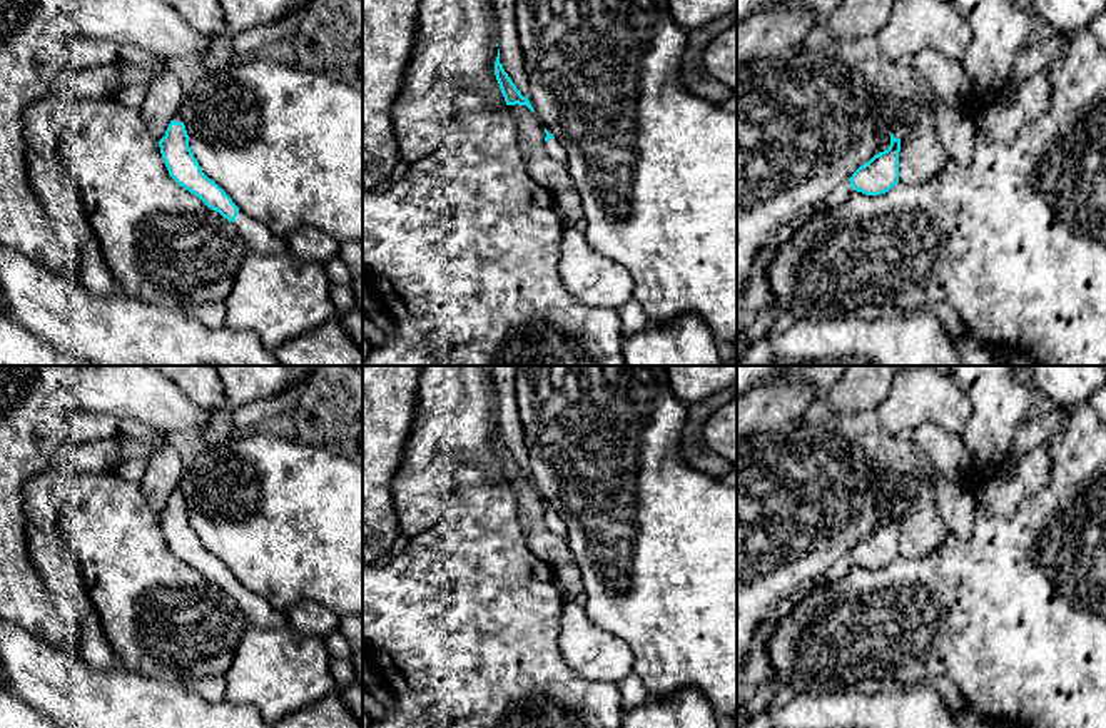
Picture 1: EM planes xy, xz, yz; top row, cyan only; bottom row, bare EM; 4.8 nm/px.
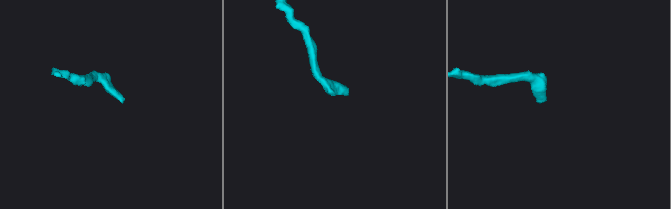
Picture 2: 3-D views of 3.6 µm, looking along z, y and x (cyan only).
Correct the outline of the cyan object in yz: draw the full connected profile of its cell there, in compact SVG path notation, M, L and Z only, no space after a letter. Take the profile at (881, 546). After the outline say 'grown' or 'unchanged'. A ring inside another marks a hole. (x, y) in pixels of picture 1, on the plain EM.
M909 471L895 474L890 519L852 548L849 553L852 564L865 569L880 569L889 566L899 556L901 511L906 508L909 489L914 481L914 474Z; grown

